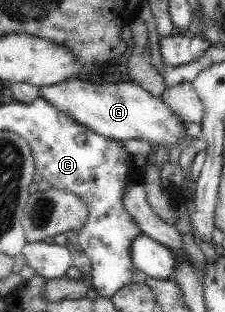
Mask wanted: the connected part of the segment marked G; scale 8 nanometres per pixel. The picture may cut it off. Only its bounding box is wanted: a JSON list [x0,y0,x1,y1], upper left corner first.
[39,76,186,146]

